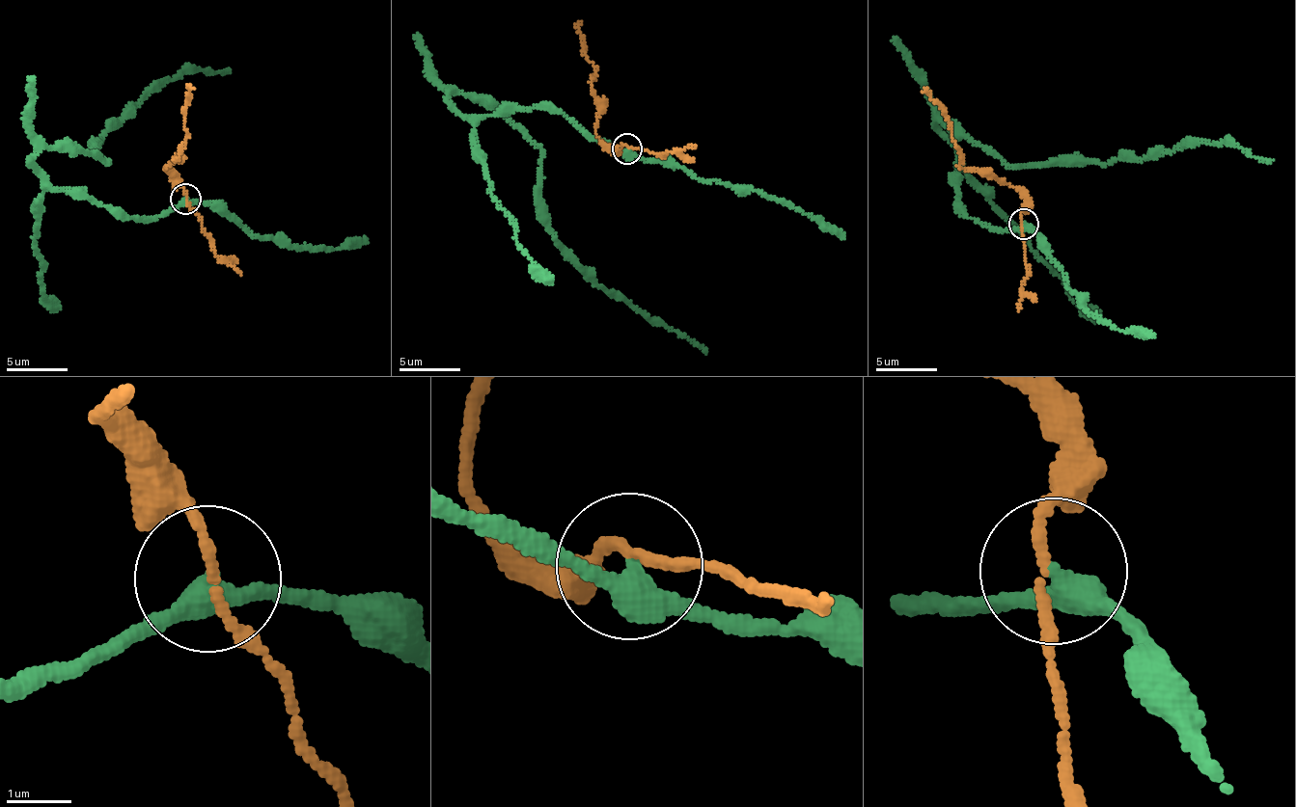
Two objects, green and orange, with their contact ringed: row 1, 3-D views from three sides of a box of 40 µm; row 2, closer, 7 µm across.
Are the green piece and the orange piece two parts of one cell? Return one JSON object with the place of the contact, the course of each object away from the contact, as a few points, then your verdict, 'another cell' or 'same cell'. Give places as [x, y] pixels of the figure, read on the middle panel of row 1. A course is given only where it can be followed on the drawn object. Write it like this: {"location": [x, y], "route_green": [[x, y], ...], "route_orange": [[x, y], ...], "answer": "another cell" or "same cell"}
{"location": [627, 148], "route_green": [[628, 149], [589, 140], [560, 112], [478, 118], [449, 96], [482, 95], [540, 150], [556, 245], [705, 354]], "route_orange": [[628, 147], [621, 143], [610, 147], [595, 134], [599, 114], [594, 70], [583, 50], [582, 21]], "answer": "another cell"}

